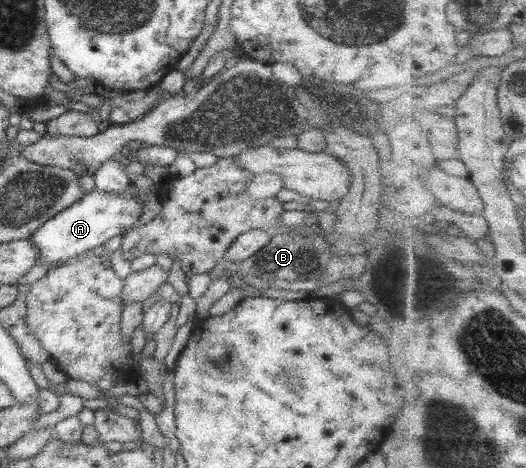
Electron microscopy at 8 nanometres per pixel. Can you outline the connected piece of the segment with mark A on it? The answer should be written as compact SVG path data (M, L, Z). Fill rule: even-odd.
M128 188L128 193L124 195L102 192L98 190L87 192L80 201L54 214L35 229L28 239L37 247L38 262L56 267L73 261L77 255L84 255L85 251L102 247L102 244L114 235L124 234L136 226L142 211L142 203L138 199L136 189Z

